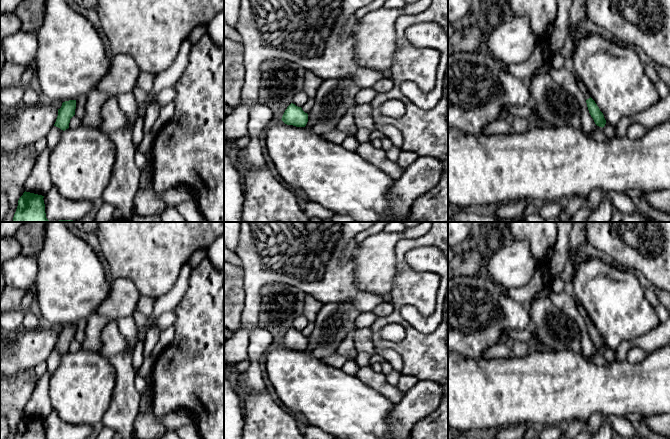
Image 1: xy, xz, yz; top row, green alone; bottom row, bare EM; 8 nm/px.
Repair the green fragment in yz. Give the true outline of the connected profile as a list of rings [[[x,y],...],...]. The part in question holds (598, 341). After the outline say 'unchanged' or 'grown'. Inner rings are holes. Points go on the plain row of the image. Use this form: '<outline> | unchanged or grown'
[[[580,308],[580,313],[583,316],[587,331],[591,341],[593,342],[595,348],[599,351],[604,351],[606,348],[606,344],[604,342],[603,337],[600,335],[599,331],[595,327],[595,325],[590,321],[588,314],[584,311],[584,309]]] | grown

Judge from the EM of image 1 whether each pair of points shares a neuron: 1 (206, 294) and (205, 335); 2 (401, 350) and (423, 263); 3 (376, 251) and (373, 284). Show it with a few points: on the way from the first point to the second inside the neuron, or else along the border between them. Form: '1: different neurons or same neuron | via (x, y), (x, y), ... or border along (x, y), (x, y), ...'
1: same neuron | via (206, 304), (206, 325)
2: different neurons | border along (403, 304), (400, 314), (416, 329), (428, 334)
3: same neuron | via (375, 259), (373, 276)

